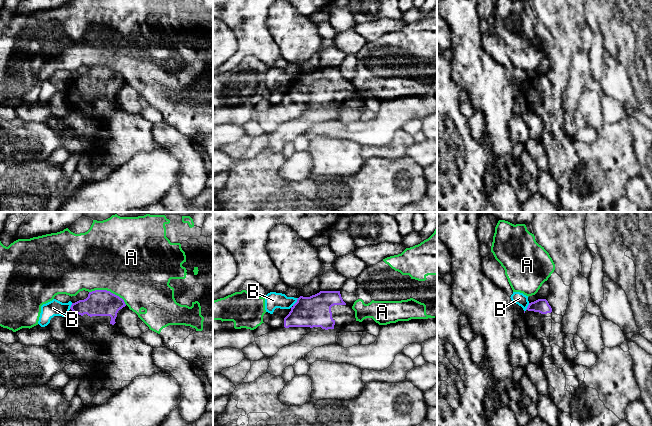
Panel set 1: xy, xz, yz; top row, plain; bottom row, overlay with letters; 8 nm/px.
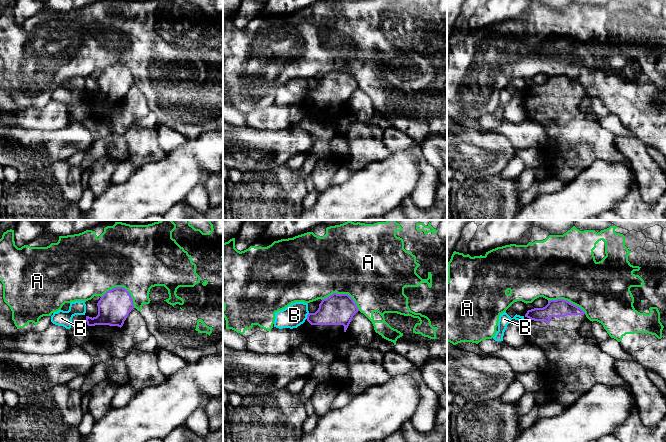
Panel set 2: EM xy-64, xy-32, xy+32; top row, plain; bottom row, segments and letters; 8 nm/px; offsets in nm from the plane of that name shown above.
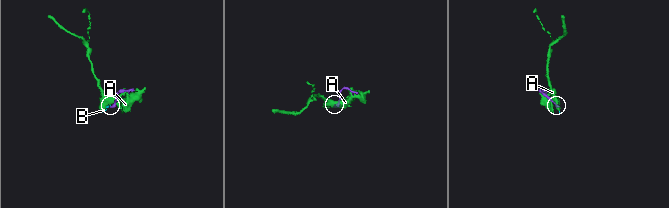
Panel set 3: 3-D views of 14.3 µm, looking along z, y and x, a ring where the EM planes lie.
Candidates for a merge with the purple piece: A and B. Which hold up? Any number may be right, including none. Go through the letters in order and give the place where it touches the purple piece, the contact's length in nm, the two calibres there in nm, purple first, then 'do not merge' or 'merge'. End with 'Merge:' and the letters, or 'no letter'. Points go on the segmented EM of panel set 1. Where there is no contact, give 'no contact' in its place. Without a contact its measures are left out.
A: meets purple in xy at (108, 291); contact 320 nm long; 200 nm thick on the purple side, 500 nm on the other; do not merge
B: meets purple in xz at (295, 303); contact 100 nm long; 260 nm thick on the purple side, 140 nm on the other; do not merge
Merge: no letter

